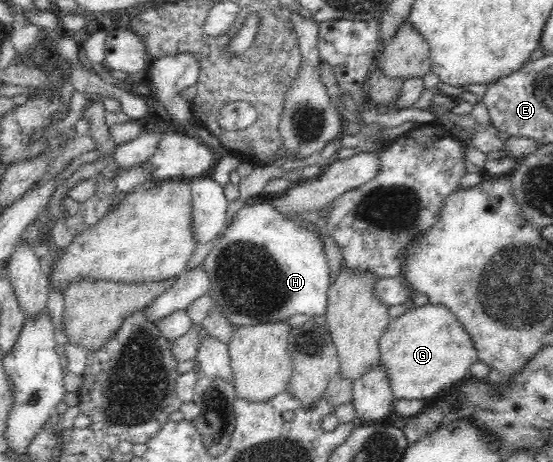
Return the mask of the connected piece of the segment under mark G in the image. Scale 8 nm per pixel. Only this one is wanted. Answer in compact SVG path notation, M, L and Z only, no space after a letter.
M430 302L421 306L409 305L404 314L387 325L378 342L383 366L386 366L395 399L425 400L439 397L469 377L469 366L478 354L469 334L455 314L442 304Z

